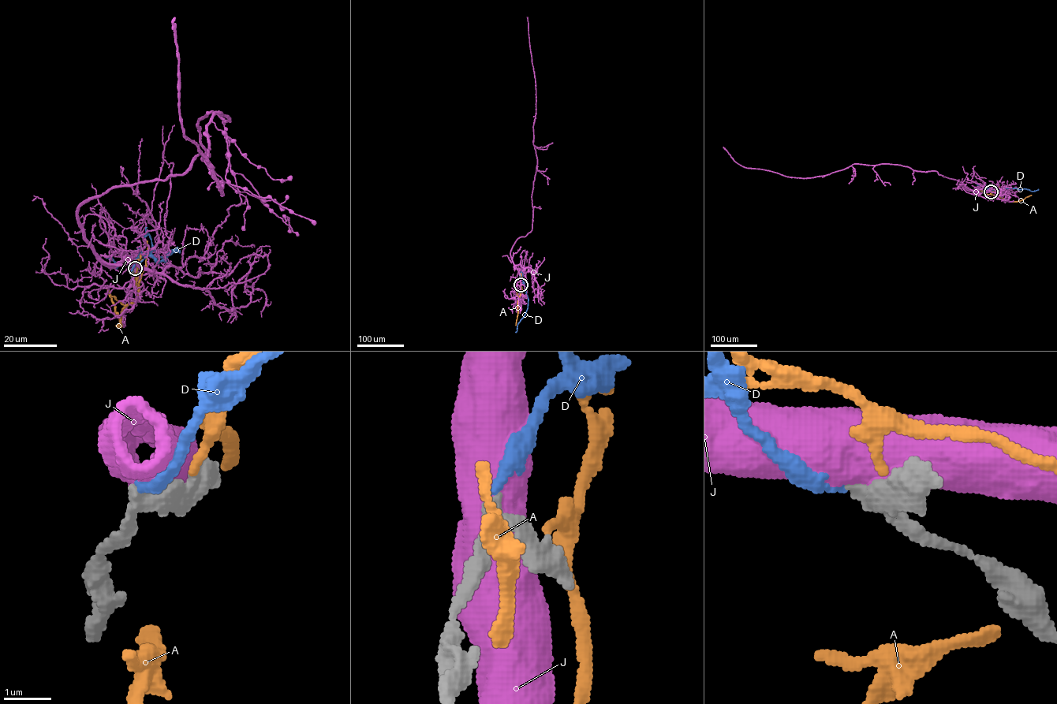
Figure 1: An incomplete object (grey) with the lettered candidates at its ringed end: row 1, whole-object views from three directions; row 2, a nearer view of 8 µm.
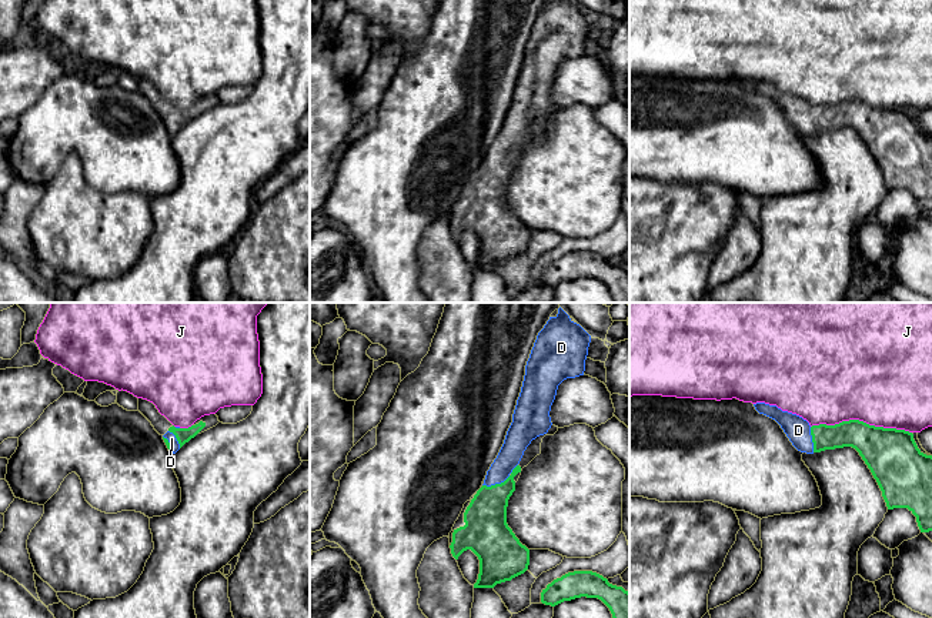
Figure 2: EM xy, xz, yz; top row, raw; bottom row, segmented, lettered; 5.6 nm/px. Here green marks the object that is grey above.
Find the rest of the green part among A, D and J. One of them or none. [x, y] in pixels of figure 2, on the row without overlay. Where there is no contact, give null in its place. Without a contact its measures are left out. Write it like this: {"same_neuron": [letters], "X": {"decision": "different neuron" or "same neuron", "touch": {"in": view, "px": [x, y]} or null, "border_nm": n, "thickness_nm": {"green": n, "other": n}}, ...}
{"same_neuron": ["D"], "A": {"decision": "different neuron", "touch": null}, "D": {"decision": "same neuron", "touch": {"in": "xz", "px": [495, 164]}, "border_nm": 170, "thickness_nm": {"green": 240, "other": 130}}, "J": {"decision": "different neuron", "touch": {"in": "yz", "px": [861, 102]}, "border_nm": 550, "thickness_nm": {"green": 300, "other": 500}}}

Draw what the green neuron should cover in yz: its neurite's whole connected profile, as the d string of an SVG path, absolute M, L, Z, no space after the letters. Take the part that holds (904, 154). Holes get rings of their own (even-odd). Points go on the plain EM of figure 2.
M756 83L754 87L759 94L775 100L801 133L814 134L844 127L855 128L876 160L888 190L908 188L916 197L921 213L932 211L932 136L926 136L918 128L912 113L875 107L859 100L811 107L802 97L782 91L776 86Z

